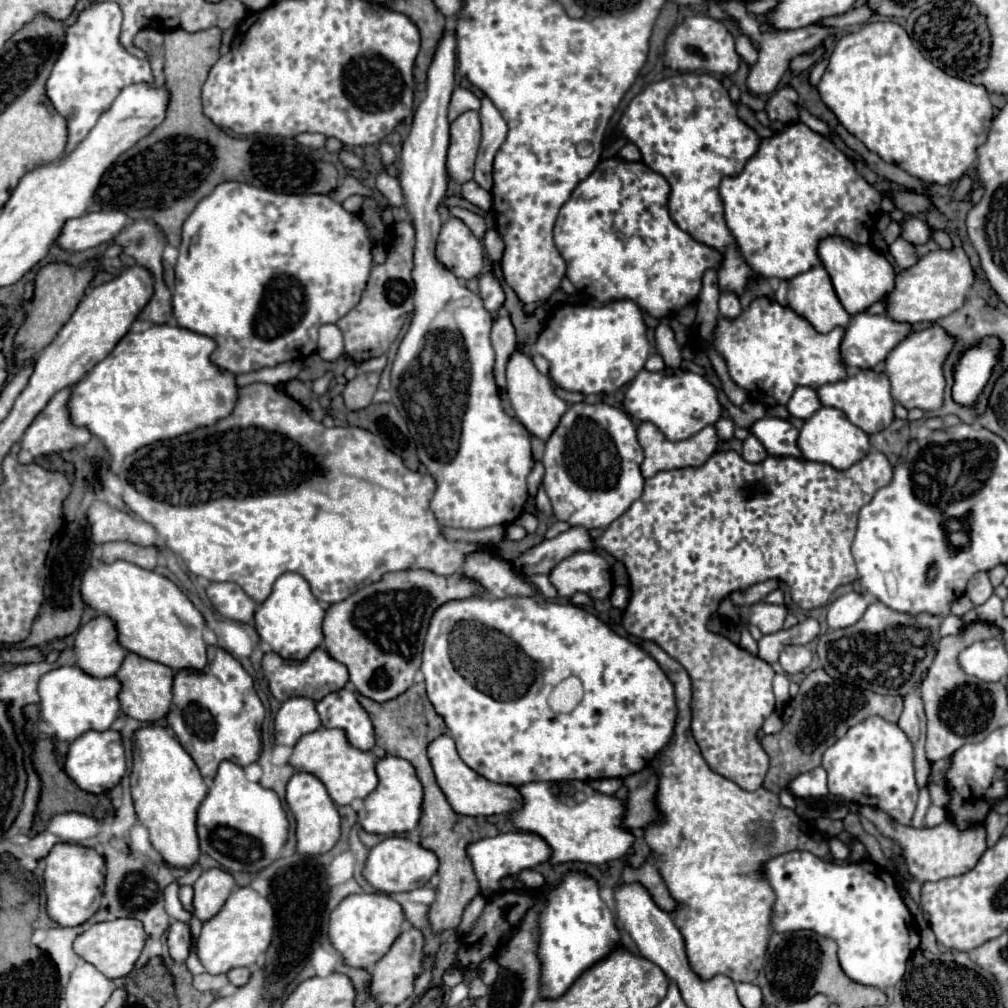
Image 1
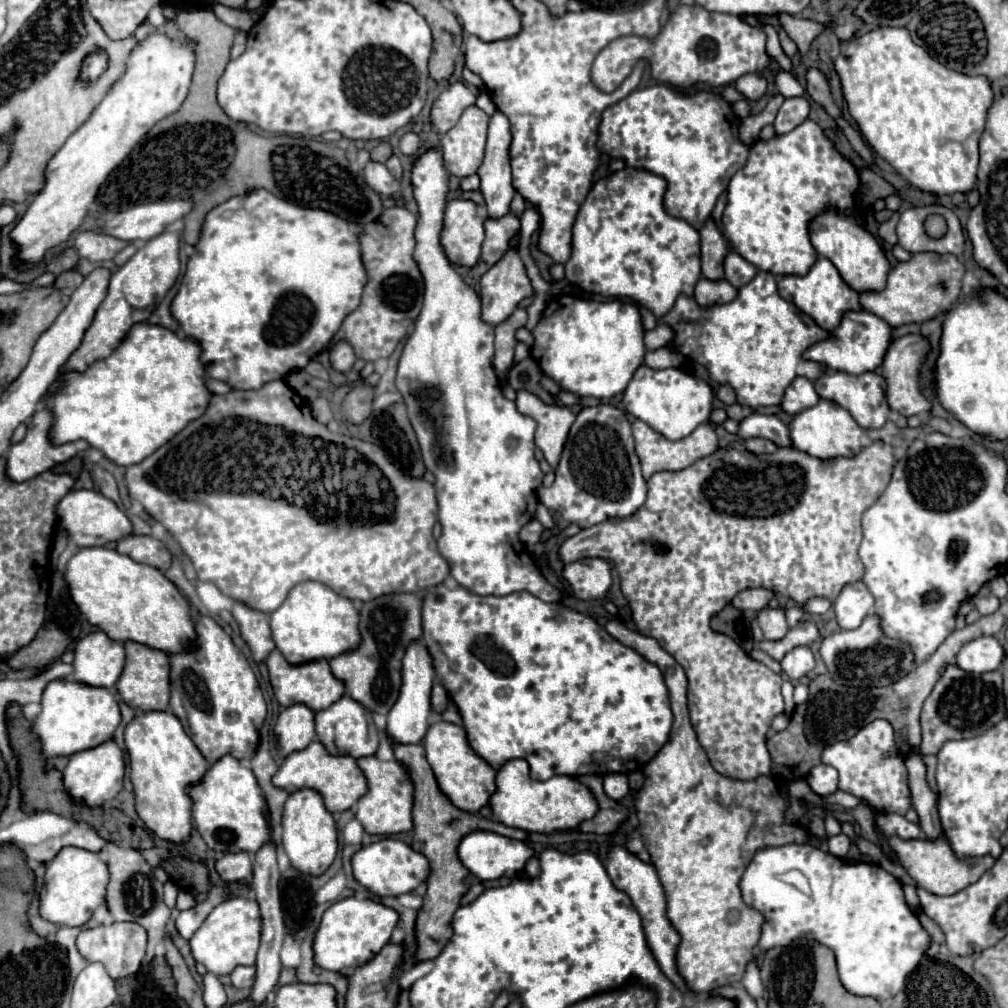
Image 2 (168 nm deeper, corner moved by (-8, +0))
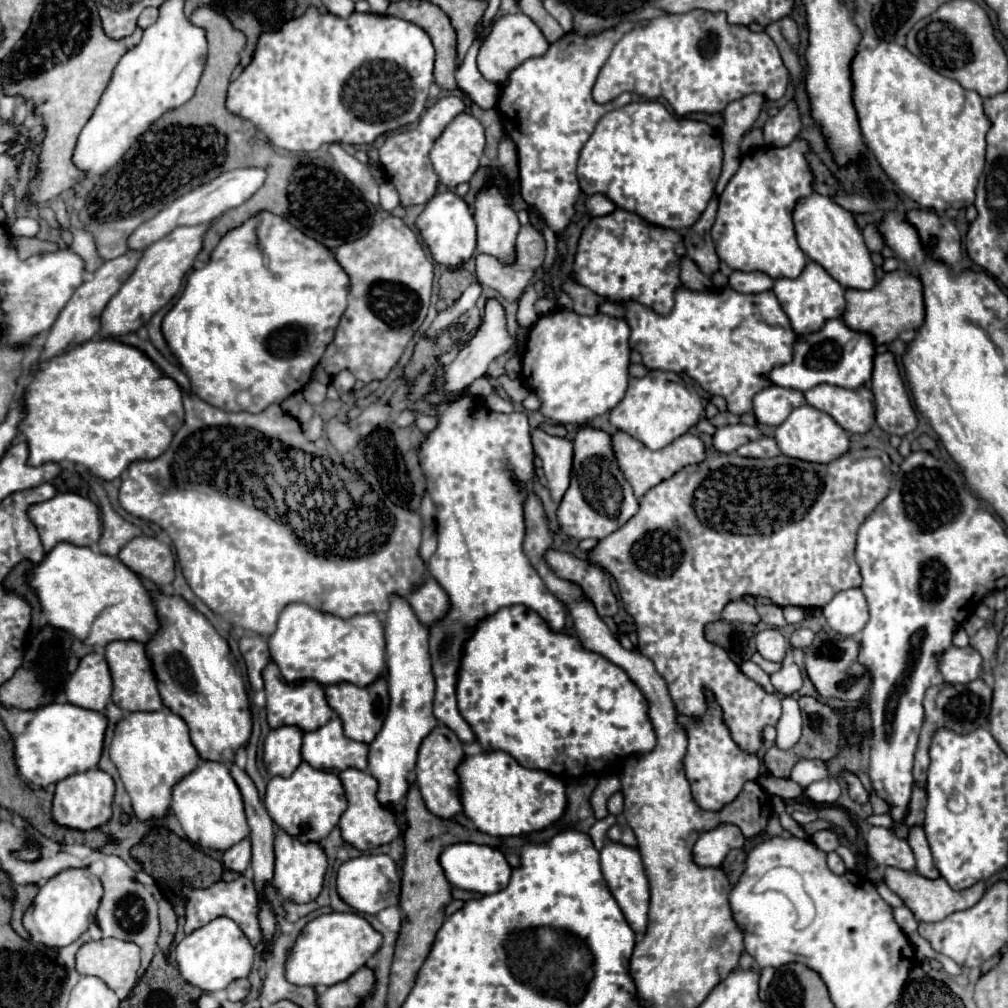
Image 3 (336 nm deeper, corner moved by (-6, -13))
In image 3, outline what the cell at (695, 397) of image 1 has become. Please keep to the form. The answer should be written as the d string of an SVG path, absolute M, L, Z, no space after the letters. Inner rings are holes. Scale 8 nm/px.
M648 371L646 377L632 377L628 381L624 399L610 411L610 423L636 437L648 449L662 449L668 441L688 433L698 423L702 411L702 399L693 386L672 381L672 373L666 371Z

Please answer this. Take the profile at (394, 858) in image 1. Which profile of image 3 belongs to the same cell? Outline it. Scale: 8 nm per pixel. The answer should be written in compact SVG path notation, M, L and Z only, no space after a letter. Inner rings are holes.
M362 855L356 859L348 859L340 865L336 875L336 891L344 903L348 903L354 911L376 915L388 905L398 903L400 895L400 877L398 869L388 855Z

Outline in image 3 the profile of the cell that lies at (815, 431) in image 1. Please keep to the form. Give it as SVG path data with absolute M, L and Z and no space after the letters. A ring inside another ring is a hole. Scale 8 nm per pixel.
M800 405L796 407L784 423L776 427L774 439L780 447L780 451L788 457L796 457L802 461L834 461L840 457L840 453L846 453L850 447L850 439L828 413L820 413L818 409L812 409L810 405Z

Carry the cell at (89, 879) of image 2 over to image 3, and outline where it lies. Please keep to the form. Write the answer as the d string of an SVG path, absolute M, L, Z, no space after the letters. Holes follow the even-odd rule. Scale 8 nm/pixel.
M68 869L68 871L62 871L56 877L52 877L44 887L40 887L34 903L24 913L24 919L22 919L24 929L30 933L30 937L36 943L42 943L46 947L66 947L66 945L74 943L88 929L90 919L96 915L100 897L102 897L100 879L96 875L92 875L88 869Z

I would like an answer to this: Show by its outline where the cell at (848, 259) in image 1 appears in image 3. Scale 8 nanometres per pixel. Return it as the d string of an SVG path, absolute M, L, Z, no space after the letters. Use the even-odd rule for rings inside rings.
M812 193L796 203L792 219L794 229L798 225L798 245L812 261L820 263L846 289L872 289L872 285L876 283L874 265L850 211L836 205L830 197Z

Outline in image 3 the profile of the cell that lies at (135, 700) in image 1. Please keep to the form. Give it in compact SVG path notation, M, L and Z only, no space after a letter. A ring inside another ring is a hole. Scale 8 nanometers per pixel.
M112 641L104 647L104 657L108 661L112 673L112 701L122 711L156 711L162 709L162 699L156 687L156 677L152 673L152 665L144 653L144 645L138 641Z

